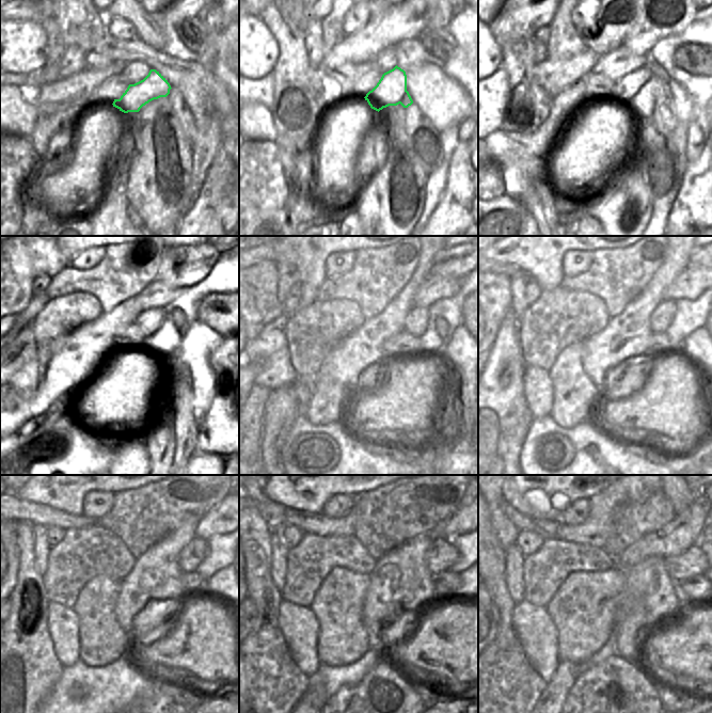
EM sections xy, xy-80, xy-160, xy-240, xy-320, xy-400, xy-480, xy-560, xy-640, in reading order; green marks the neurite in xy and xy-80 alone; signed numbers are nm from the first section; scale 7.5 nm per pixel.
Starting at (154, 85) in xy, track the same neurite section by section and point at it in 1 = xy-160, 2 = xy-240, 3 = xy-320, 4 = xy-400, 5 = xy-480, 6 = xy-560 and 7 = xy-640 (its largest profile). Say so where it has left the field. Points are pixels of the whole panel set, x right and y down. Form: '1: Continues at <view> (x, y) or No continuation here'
1: Continues at xy-160 (636, 89)
2: Continues at xy-240 (165, 322)
3: Continues at xy-320 (416, 321)
4: Continues at xy-400 (662, 317)
5: Continues at xy-480 (190, 557)
6: Continues at xy-560 (441, 555)
7: Continues at xy-640 (693, 561)

